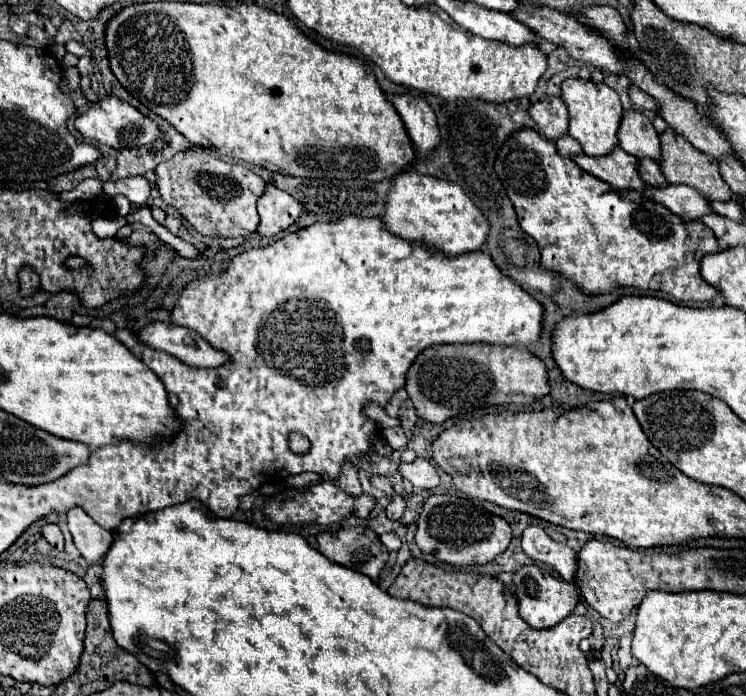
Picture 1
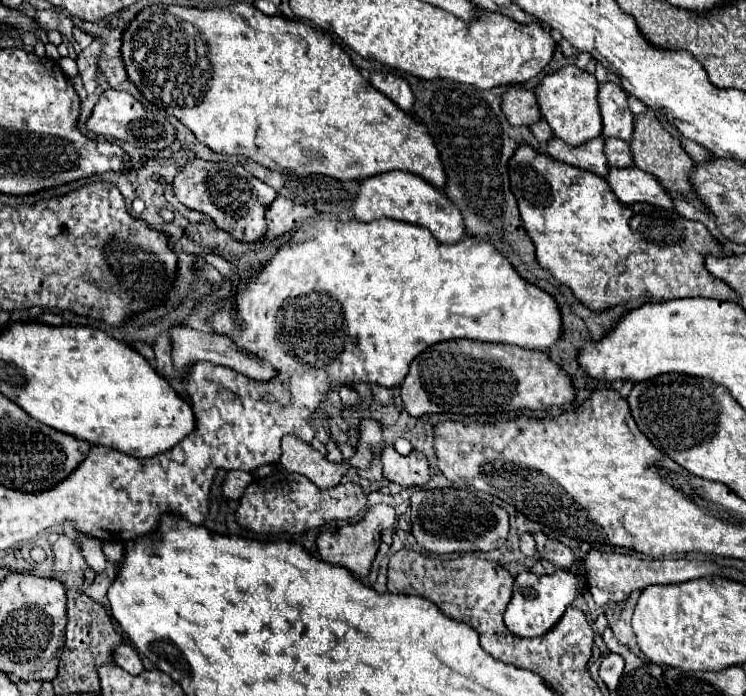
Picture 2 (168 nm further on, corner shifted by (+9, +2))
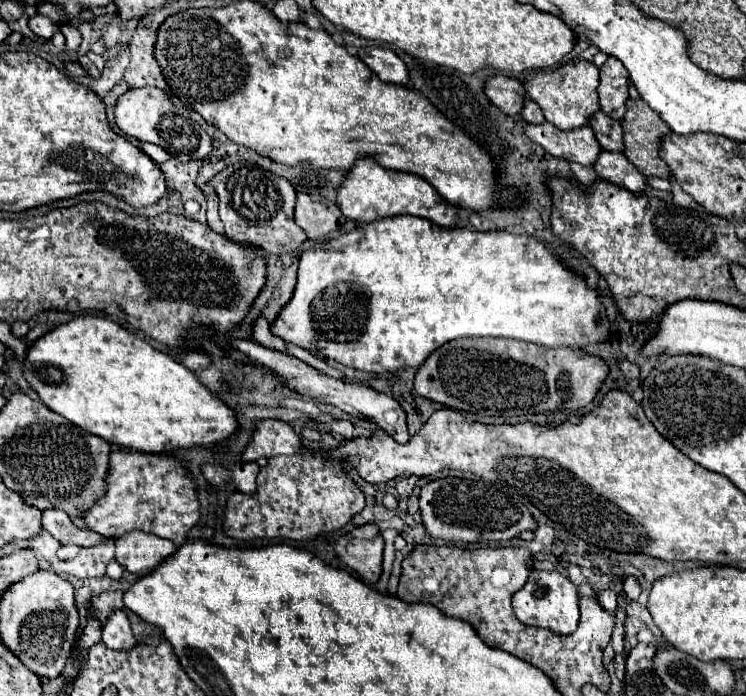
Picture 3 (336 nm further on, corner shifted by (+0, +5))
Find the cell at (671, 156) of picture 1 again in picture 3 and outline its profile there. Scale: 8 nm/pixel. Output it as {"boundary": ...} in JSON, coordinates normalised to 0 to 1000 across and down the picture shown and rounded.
{"boundary":[[[842,144],[839,147],[839,164],[834,170],[834,187],[836,187],[836,224],[863,250],[863,253],[882,253],[882,256],[898,256],[895,236],[885,227],[885,201],[890,193],[898,190],[893,175],[863,147],[863,144]]]}

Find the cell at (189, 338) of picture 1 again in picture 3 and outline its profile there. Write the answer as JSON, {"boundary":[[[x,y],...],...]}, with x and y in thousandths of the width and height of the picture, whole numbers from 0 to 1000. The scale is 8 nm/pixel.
{"boundary":[[[314,489],[311,491],[316,503],[327,506],[332,514],[338,514],[340,520],[346,523],[354,523],[359,526],[362,532],[367,532],[370,537],[375,537],[381,543],[381,549],[386,552],[389,560],[397,560],[408,569],[416,569],[416,572],[429,572],[432,578],[440,578],[445,583],[453,583],[456,589],[472,595],[472,598],[483,598],[483,601],[491,601],[496,606],[501,606],[511,616],[517,618],[525,629],[531,629],[536,638],[544,638],[550,631],[547,622],[547,612],[544,612],[544,593],[539,589],[536,578],[523,569],[523,566],[512,566],[512,563],[504,563],[488,552],[466,552],[466,549],[458,549],[458,546],[450,546],[450,543],[442,543],[437,540],[434,534],[426,534],[421,532],[418,526],[408,523],[405,517],[389,511],[389,509],[381,509],[381,506],[373,506],[373,503],[362,503],[351,494],[343,494],[338,489]]]}

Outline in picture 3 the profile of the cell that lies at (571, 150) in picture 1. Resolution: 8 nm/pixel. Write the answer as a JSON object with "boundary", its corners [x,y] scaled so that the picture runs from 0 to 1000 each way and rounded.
{"boundary":[[[708,138],[702,141],[702,155],[700,155],[700,170],[710,178],[727,178],[729,175],[729,164],[721,155],[718,147],[713,147]]]}

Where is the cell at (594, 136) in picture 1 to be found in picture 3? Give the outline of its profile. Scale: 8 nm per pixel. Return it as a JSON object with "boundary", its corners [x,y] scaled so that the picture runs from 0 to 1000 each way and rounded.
{"boundary":[[[767,86],[737,103],[716,103],[705,109],[700,121],[702,121],[705,135],[727,155],[729,170],[735,175],[740,175],[751,187],[769,187],[775,181],[786,181],[791,167],[799,158],[804,158],[802,135],[799,135],[802,109],[804,109],[804,101],[796,89]]]}

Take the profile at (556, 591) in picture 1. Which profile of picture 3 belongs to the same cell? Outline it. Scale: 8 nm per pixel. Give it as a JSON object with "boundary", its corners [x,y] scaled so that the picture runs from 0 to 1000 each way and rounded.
{"boundary":[[[713,819],[708,836],[702,839],[700,848],[694,848],[686,859],[689,879],[697,894],[718,902],[729,902],[737,908],[748,911],[764,911],[773,904],[777,888],[776,855],[773,843],[764,836],[761,828],[751,822],[727,822],[727,819]]]}

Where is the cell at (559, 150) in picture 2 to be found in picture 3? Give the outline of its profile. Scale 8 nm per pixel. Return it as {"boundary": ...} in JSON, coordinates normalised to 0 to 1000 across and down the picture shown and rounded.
{"boundary":[[[729,175],[721,181],[705,178],[702,187],[713,204],[724,207],[740,224],[761,233],[794,239],[804,221],[804,207],[799,204],[791,181],[780,181],[775,187],[748,187],[743,178]]]}

